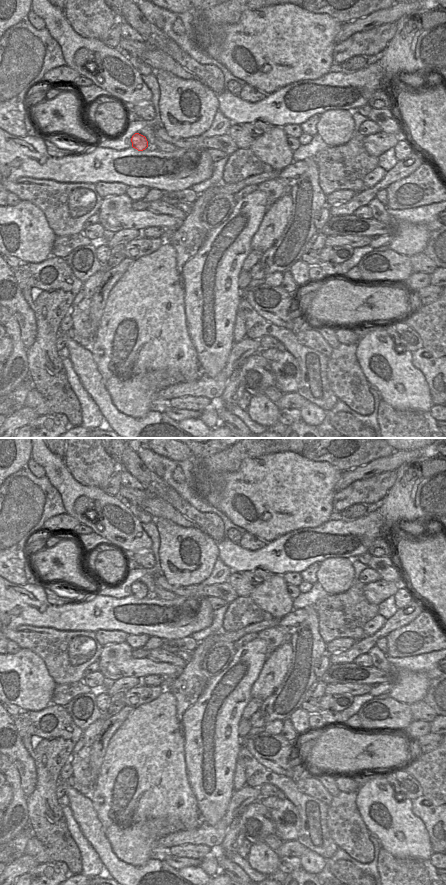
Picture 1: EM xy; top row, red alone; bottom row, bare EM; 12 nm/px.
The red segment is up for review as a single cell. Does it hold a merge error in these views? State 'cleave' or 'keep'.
keep

